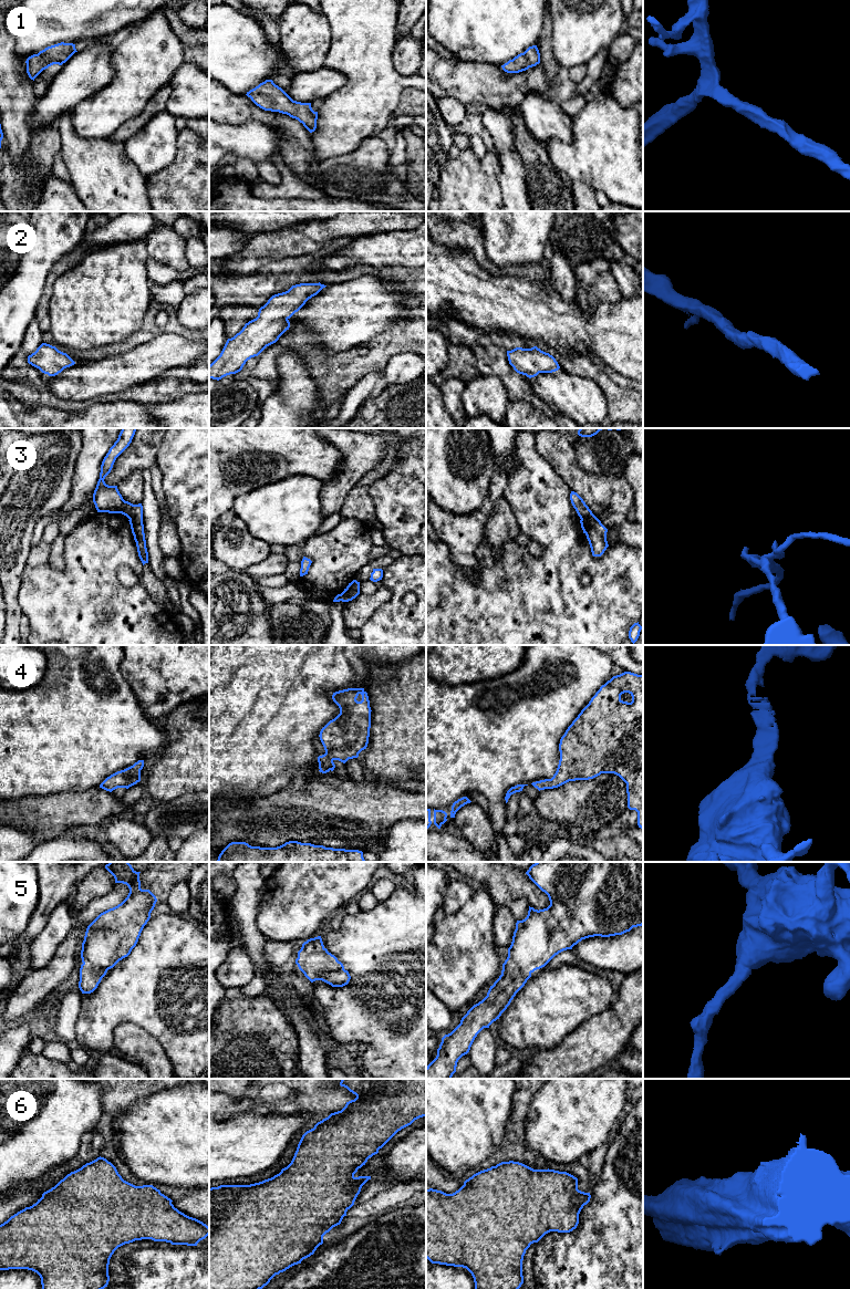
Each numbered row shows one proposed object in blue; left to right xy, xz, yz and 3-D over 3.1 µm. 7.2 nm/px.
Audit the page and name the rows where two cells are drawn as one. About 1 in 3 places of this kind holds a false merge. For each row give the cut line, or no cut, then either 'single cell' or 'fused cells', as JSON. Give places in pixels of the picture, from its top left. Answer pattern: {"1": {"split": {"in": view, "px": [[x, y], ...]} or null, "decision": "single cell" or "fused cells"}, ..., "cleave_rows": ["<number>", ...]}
{"1": {"split": null, "decision": "single cell"}, "2": {"split": null, "decision": "single cell"}, "3": {"split": {"in": "yz", "px": [[592, 513], [590, 517], [581, 520]]}, "decision": "fused cells"}, "4": {"split": null, "decision": "single cell"}, "5": {"split": null, "decision": "single cell"}, "6": {"split": null, "decision": "single cell"}, "cleave_rows": ["3"]}

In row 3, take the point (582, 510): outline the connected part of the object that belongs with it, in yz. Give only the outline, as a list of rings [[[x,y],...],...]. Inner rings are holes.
[[[571,491],[570,500],[581,520],[585,520],[592,517],[592,511],[577,492]]]

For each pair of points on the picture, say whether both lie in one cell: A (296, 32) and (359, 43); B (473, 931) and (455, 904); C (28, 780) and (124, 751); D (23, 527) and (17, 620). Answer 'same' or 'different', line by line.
A: different
B: different
C: same
D: same

